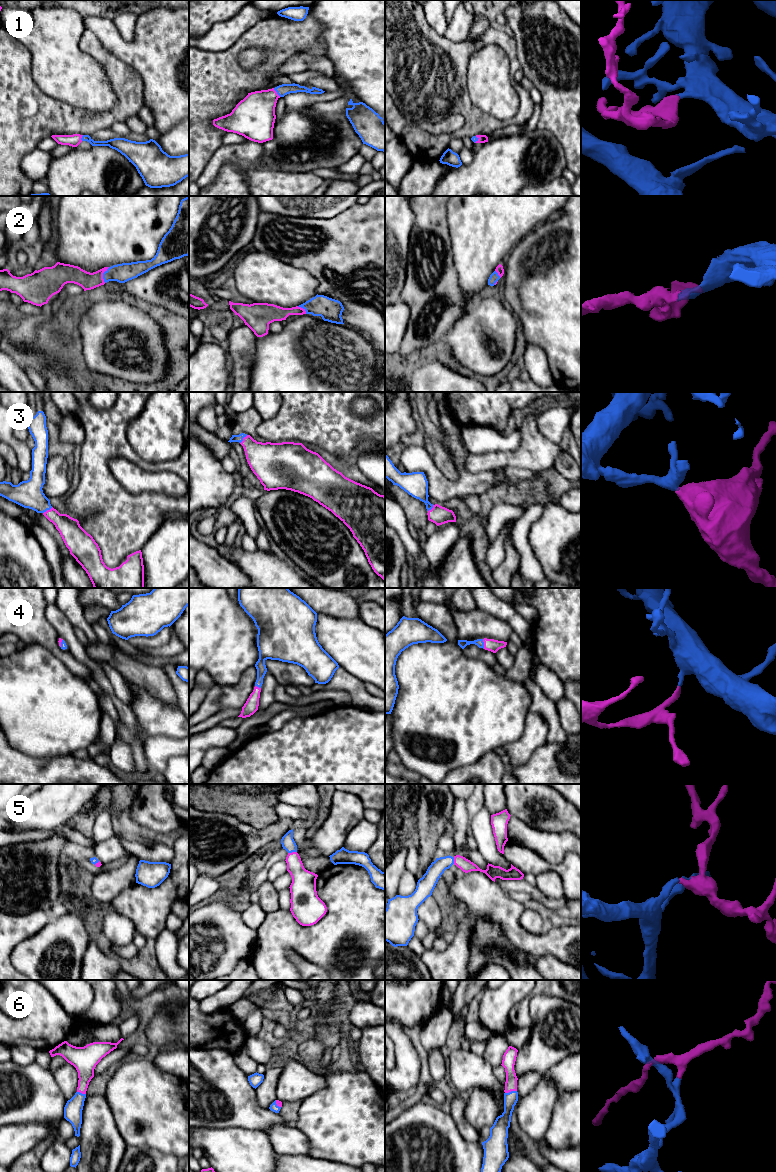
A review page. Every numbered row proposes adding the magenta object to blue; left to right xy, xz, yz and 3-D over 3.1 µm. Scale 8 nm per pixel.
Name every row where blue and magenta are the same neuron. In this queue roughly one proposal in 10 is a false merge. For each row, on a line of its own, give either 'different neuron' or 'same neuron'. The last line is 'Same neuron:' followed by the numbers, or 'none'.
1: same neuron
2: same neuron
3: same neuron
4: same neuron
5: same neuron
6: same neuron
Same neuron: 1, 2, 3, 4, 5, 6

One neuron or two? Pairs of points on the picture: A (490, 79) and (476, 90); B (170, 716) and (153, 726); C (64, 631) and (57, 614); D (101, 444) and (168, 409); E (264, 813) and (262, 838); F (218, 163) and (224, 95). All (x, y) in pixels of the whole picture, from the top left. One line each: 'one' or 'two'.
A: one
B: one
C: one
D: two
E: two
F: two

